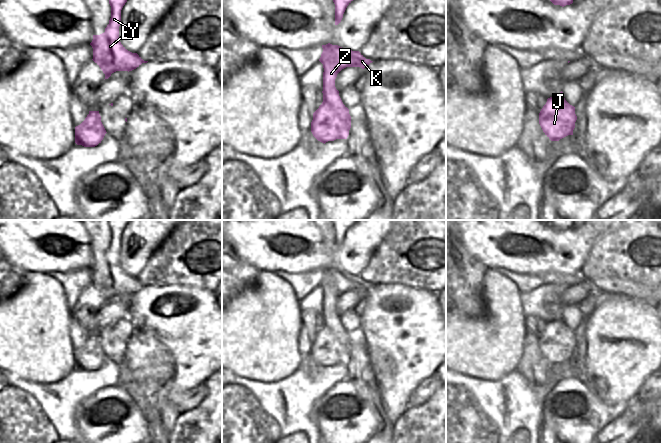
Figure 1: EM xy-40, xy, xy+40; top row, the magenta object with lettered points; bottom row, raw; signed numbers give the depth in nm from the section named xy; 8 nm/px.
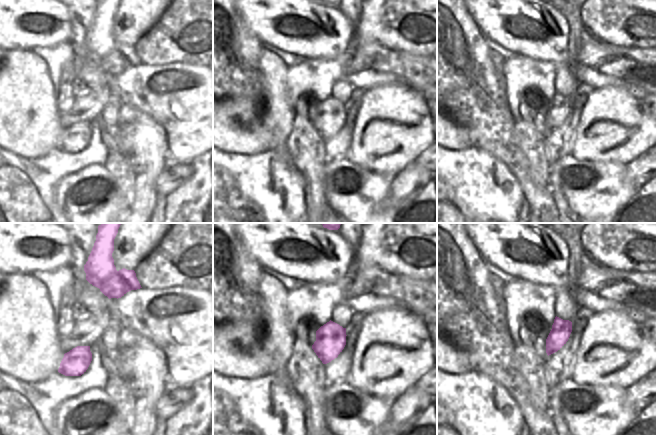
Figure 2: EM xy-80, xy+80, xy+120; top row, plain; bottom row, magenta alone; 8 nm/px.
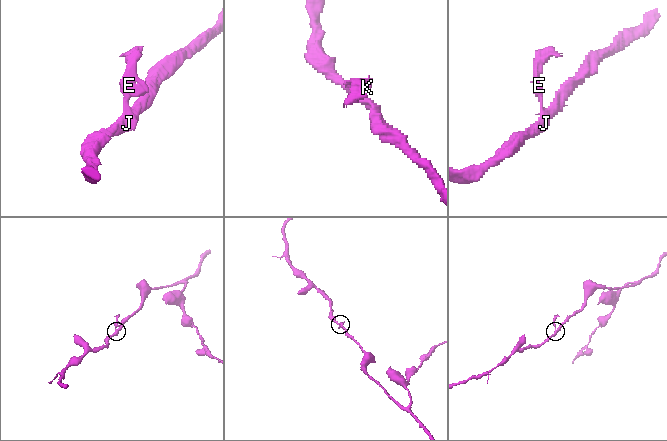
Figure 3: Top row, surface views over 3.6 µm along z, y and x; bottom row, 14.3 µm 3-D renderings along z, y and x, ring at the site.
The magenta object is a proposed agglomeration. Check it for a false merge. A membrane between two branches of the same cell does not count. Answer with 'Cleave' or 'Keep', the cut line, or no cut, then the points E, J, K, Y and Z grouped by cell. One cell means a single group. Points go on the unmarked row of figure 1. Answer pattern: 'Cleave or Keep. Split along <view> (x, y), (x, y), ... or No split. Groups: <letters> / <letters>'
Keep. No split. Groups: E J K Y Z

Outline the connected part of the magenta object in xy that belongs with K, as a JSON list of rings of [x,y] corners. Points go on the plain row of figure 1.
[[[330,267],[322,269],[319,285],[323,288],[323,326],[313,337],[311,356],[320,366],[347,363],[351,352],[349,333],[343,328],[335,311],[337,298],[346,291],[364,293],[371,285],[359,275],[344,273]]]

